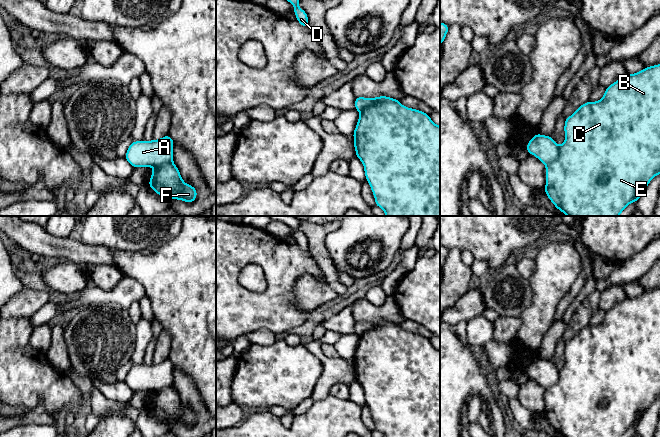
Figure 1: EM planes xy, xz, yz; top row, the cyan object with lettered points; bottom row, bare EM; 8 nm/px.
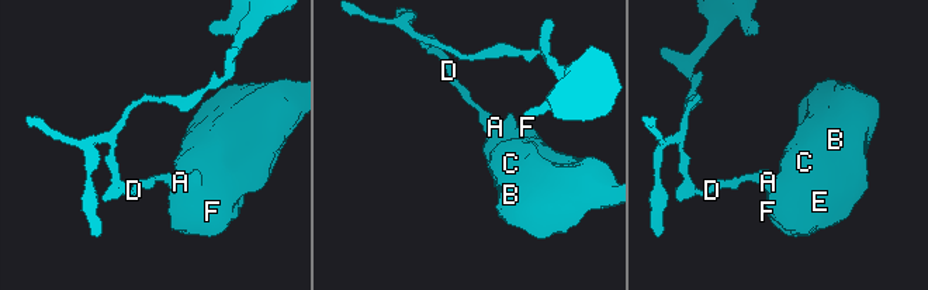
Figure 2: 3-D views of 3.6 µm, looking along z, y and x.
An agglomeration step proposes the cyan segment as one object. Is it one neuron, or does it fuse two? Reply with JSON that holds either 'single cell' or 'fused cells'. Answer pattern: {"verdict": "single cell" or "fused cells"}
{"verdict": "fused cells"}

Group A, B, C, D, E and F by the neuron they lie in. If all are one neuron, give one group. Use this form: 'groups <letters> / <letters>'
groups A D / B C E F

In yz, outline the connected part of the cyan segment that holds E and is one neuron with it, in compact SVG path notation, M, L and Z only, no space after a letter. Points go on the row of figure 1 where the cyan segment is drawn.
M660 64L645 67L638 73L625 74L609 85L601 100L582 104L570 117L565 118L565 142L559 147L556 160L546 165L544 191L550 201L567 216L619 216L632 202L638 202L650 181L660 174Z

